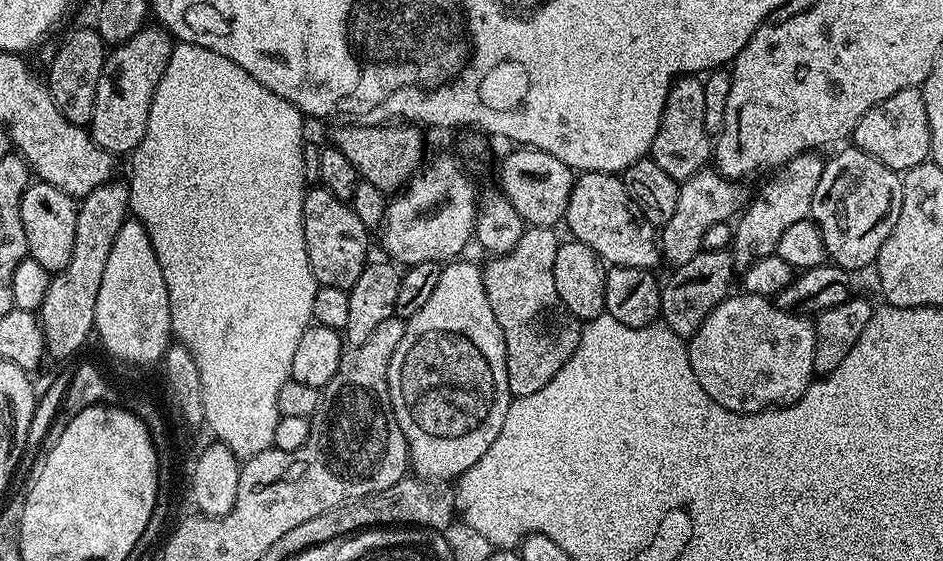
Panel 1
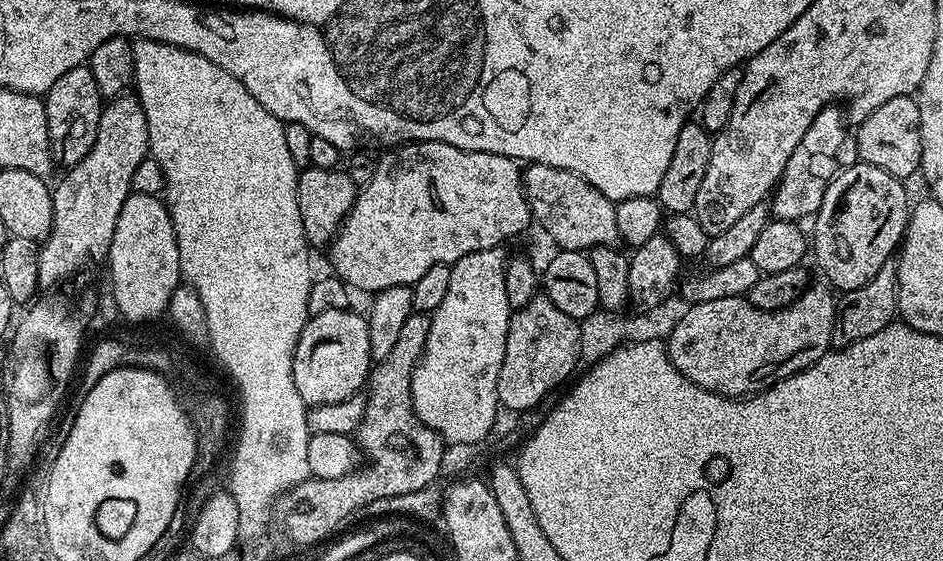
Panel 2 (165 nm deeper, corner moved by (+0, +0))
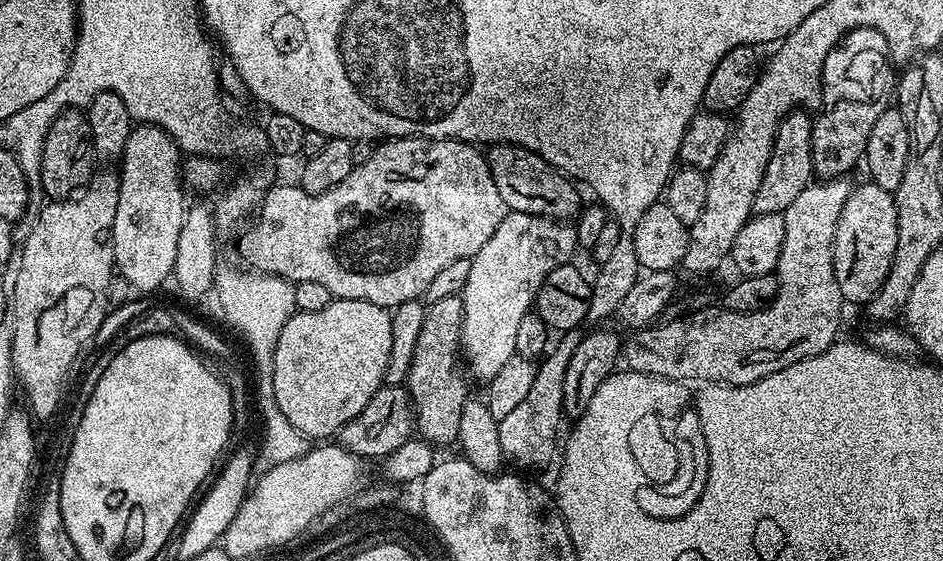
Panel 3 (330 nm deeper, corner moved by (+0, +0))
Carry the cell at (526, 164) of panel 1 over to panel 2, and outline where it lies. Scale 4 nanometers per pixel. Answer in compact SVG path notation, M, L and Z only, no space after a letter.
M421 140L393 147L377 159L374 178L357 191L350 214L332 240L331 271L349 289L375 294L390 286L413 285L435 264L455 264L466 254L501 247L533 223L524 196L522 168L502 154L467 152L437 140Z

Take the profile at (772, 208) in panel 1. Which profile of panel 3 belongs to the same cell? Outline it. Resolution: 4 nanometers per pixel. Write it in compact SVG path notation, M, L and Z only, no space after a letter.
M855 28L853 32L847 32L834 50L830 50L820 82L824 113L820 117L817 115L812 125L812 170L817 177L834 180L847 177L847 172L855 164L861 163L866 150L866 138L870 138L874 122L878 122L878 117L893 103L898 87L898 72L888 54L886 38L882 38L882 34L873 28Z

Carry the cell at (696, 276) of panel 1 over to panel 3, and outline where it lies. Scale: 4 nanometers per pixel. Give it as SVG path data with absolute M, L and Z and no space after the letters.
M804 110L791 112L776 127L774 150L770 154L770 162L766 162L766 174L762 174L762 183L758 185L758 194L754 194L755 214L778 214L786 211L790 202L802 194L809 184L813 183L812 170L812 125L813 117Z

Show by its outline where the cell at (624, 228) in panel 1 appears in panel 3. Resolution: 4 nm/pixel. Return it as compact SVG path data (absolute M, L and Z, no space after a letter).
M493 144L487 149L486 155L490 174L494 178L494 186L498 186L498 194L502 194L502 202L511 211L544 216L548 220L559 220L561 222L568 222L579 216L582 207L579 192L581 189L563 172L559 172L552 161L544 160L538 153L526 150L517 144Z

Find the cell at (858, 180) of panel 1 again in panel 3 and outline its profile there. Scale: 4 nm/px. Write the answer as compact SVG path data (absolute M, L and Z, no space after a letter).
M871 182L860 185L857 183L846 198L846 206L842 206L842 218L838 218L838 230L834 234L834 278L838 278L838 290L849 305L867 305L874 298L874 294L878 294L882 282L886 282L892 269L897 246L898 210L895 195Z

